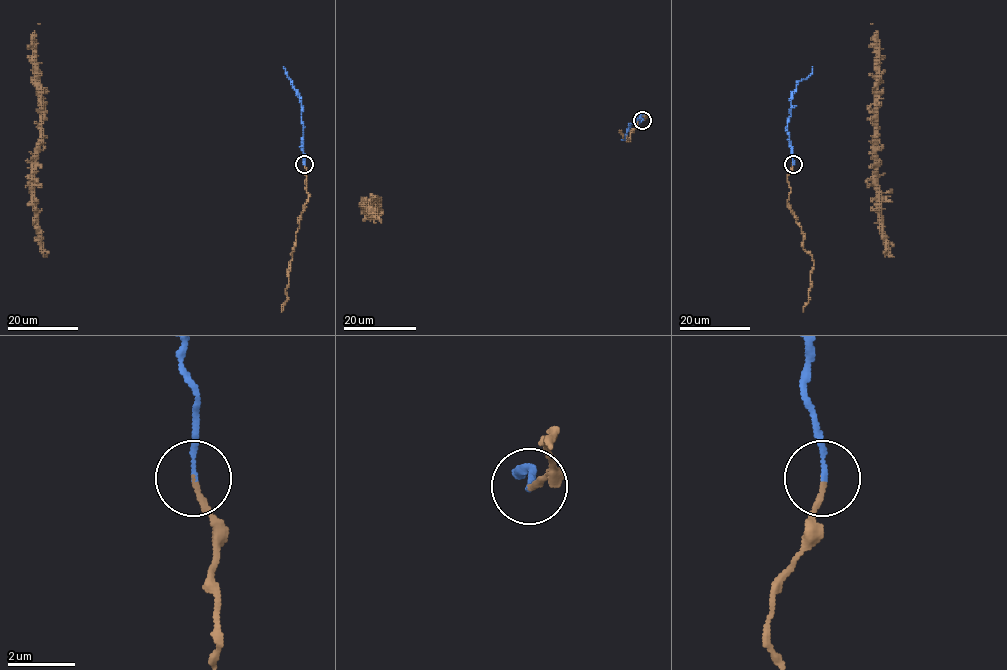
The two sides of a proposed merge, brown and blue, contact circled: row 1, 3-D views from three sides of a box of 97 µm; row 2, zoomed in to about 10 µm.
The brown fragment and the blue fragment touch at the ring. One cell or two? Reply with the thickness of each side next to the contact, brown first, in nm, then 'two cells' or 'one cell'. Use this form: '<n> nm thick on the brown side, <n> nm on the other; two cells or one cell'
160 nm thick on the brown side, 140 nm on the other; one cell

